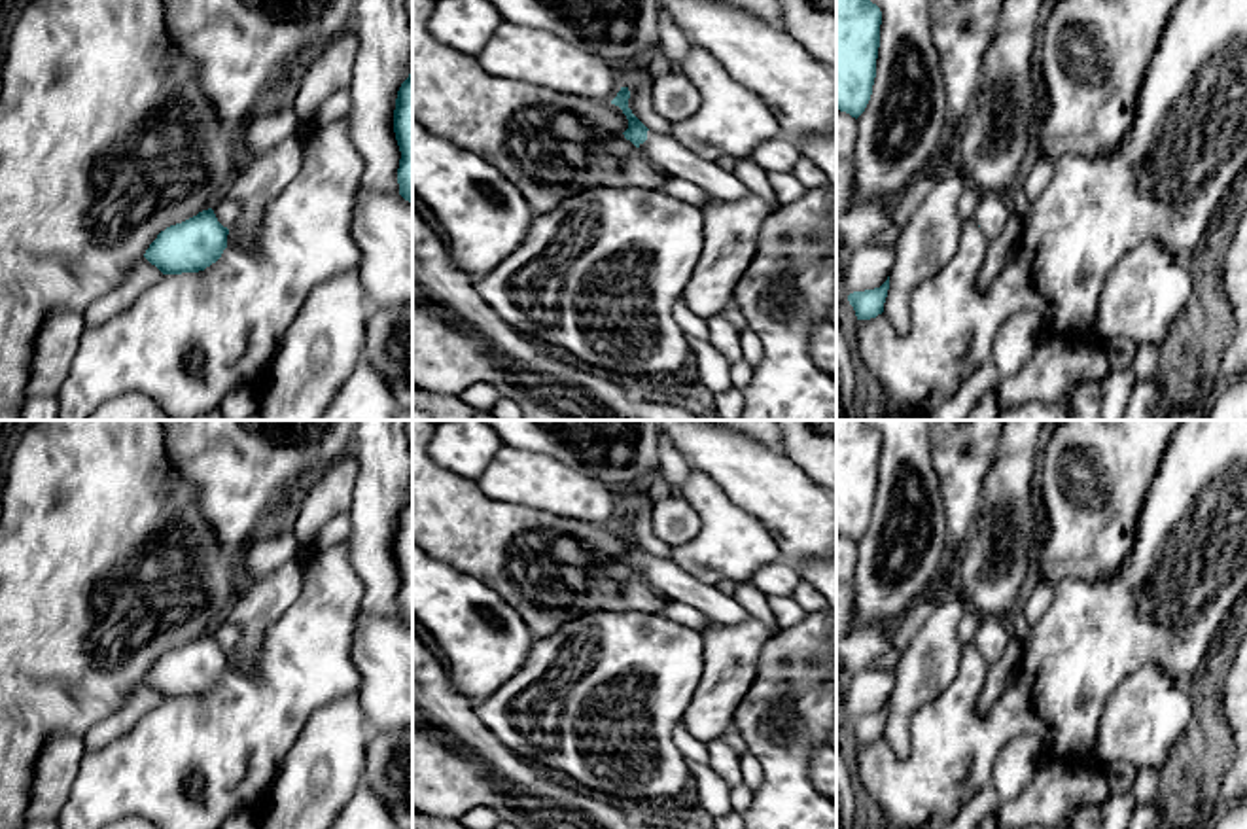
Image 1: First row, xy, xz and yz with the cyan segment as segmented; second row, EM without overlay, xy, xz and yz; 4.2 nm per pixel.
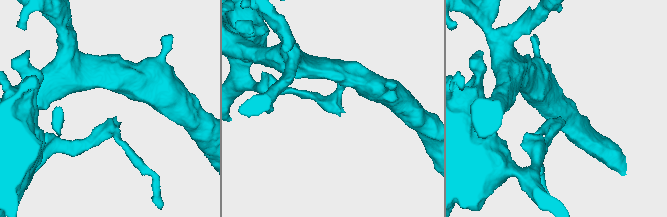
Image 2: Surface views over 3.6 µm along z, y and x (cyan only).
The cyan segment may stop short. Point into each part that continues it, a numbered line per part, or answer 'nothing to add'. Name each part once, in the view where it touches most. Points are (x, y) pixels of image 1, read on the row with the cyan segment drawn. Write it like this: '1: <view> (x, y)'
1: xz (663, 152)

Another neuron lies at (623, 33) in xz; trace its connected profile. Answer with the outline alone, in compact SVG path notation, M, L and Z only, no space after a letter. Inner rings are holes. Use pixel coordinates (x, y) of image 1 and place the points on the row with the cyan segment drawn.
M488 0L503 21L549 30L575 47L581 47L619 76L634 70L659 51L659 0Z

